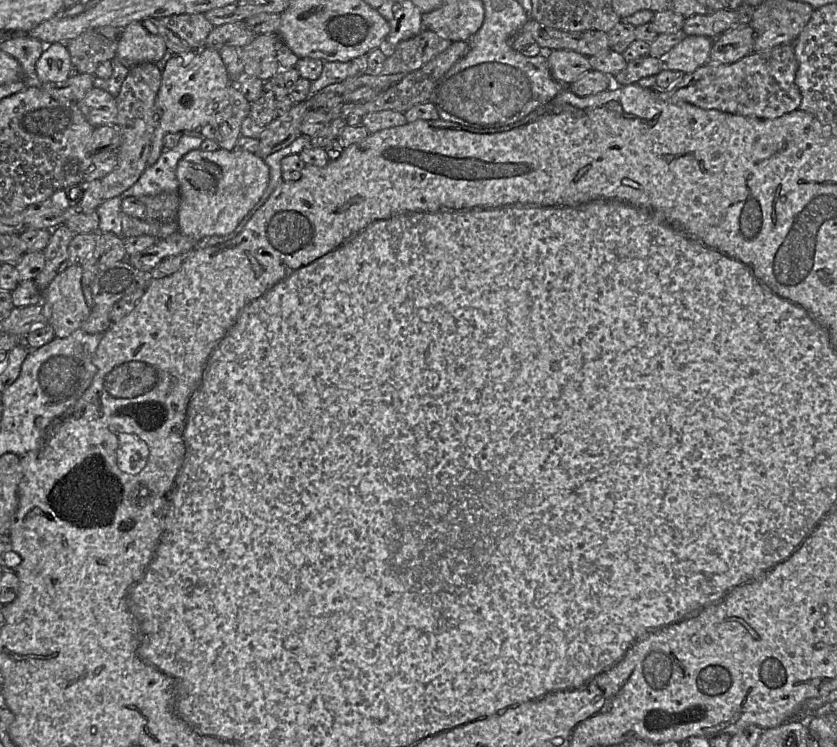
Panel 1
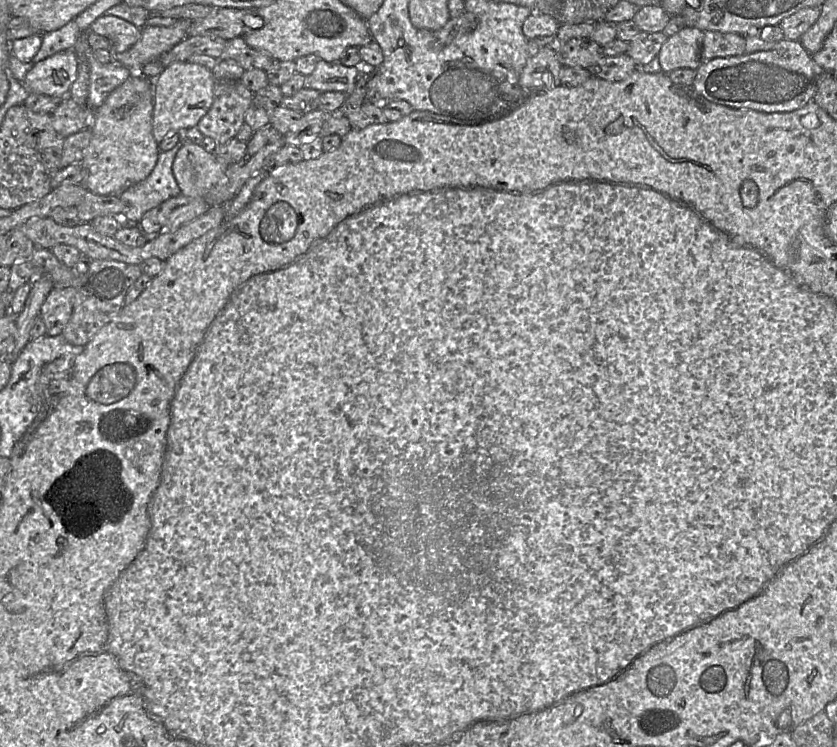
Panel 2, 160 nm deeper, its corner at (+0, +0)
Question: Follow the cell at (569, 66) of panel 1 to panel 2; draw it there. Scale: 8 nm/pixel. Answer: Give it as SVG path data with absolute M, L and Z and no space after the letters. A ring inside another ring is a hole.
M542 46L536 55L528 58L520 75L519 85L524 91L561 85L559 78L561 67L554 46Z

